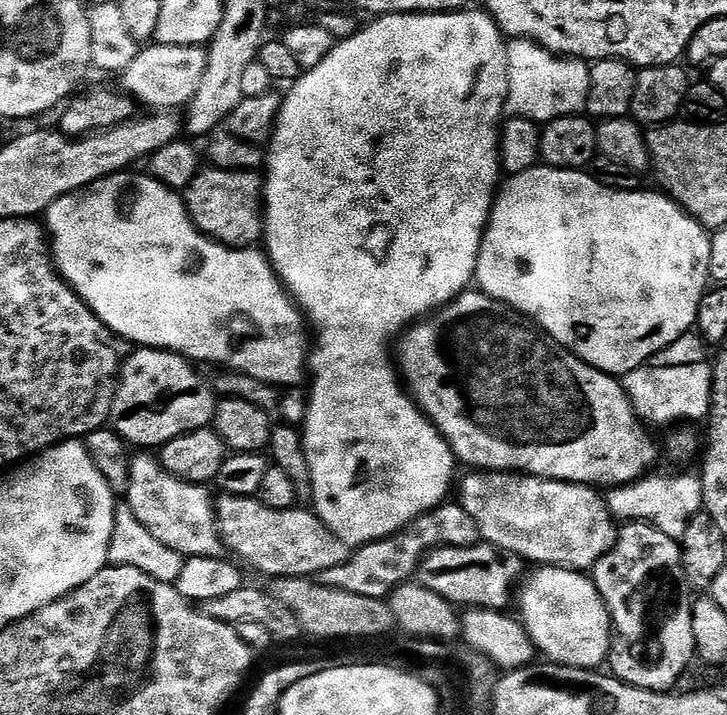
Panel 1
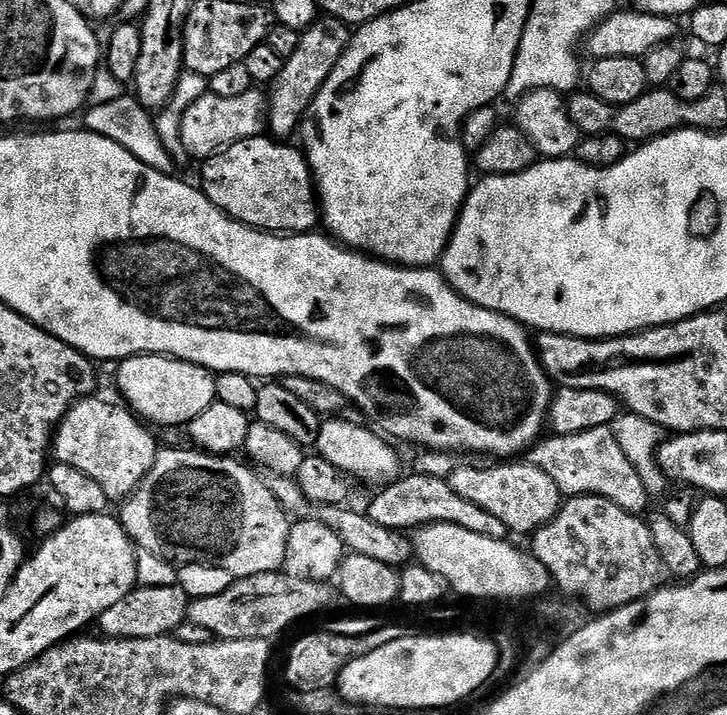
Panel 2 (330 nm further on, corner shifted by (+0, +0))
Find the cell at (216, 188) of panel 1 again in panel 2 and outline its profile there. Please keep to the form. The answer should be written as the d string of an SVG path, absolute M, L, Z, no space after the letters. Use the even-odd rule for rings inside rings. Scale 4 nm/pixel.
M261 134L251 136L245 140L239 140L224 148L221 152L215 152L214 155L207 157L203 161L204 169L200 172L199 183L202 185L202 191L206 198L210 198L210 202L214 202L214 206L218 206L218 210L222 210L229 216L231 220L237 220L248 225L249 228L259 228L261 232L271 232L273 234L308 234L313 231L315 224L319 225L322 220L320 211L320 201L316 194L316 181L312 179L312 168L308 165L308 158L304 155L299 147L291 148L291 143L281 142L271 135Z

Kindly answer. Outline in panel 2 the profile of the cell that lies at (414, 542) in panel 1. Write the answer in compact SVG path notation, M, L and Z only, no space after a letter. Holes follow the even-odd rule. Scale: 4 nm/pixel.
M404 474L399 478L383 485L380 492L366 507L366 515L378 526L386 526L397 530L415 530L425 524L453 524L462 526L474 534L482 534L486 538L508 540L508 527L494 514L482 510L482 506L474 506L474 502L466 502L462 494L454 494L447 479L442 477L426 477L415 474Z

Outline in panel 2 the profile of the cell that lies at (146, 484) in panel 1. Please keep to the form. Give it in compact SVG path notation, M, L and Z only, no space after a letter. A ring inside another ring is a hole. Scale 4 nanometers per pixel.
M85 398L69 408L55 430L54 439L50 445L57 464L74 466L82 470L82 474L90 474L102 490L106 490L106 498L110 502L123 502L128 495L140 484L142 478L154 464L154 458L158 451L158 443L152 437L153 429L147 423L141 421L131 408L123 403L111 404L108 400L96 400L97 398Z

